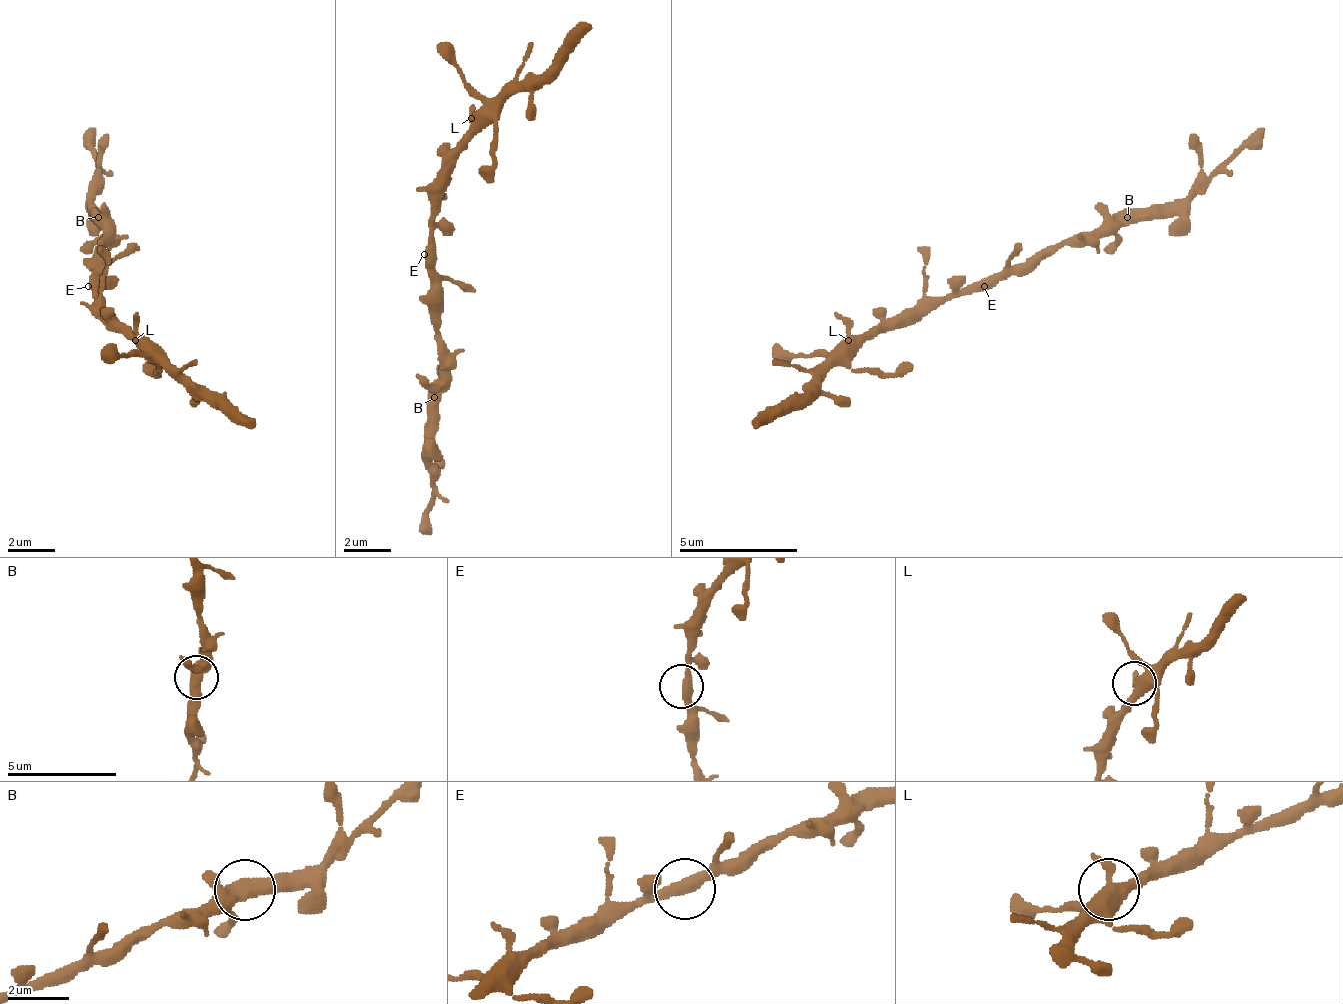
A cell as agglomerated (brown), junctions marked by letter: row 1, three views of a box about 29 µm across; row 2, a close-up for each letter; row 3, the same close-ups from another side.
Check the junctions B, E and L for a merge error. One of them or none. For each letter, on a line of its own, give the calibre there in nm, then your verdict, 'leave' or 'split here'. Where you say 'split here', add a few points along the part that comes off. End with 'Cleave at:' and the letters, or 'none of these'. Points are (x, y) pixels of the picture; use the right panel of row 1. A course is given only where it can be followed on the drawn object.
B: 400 nm | leave
E: 360 nm | leave
L: 420 nm | leave
Cleave at: none of these

